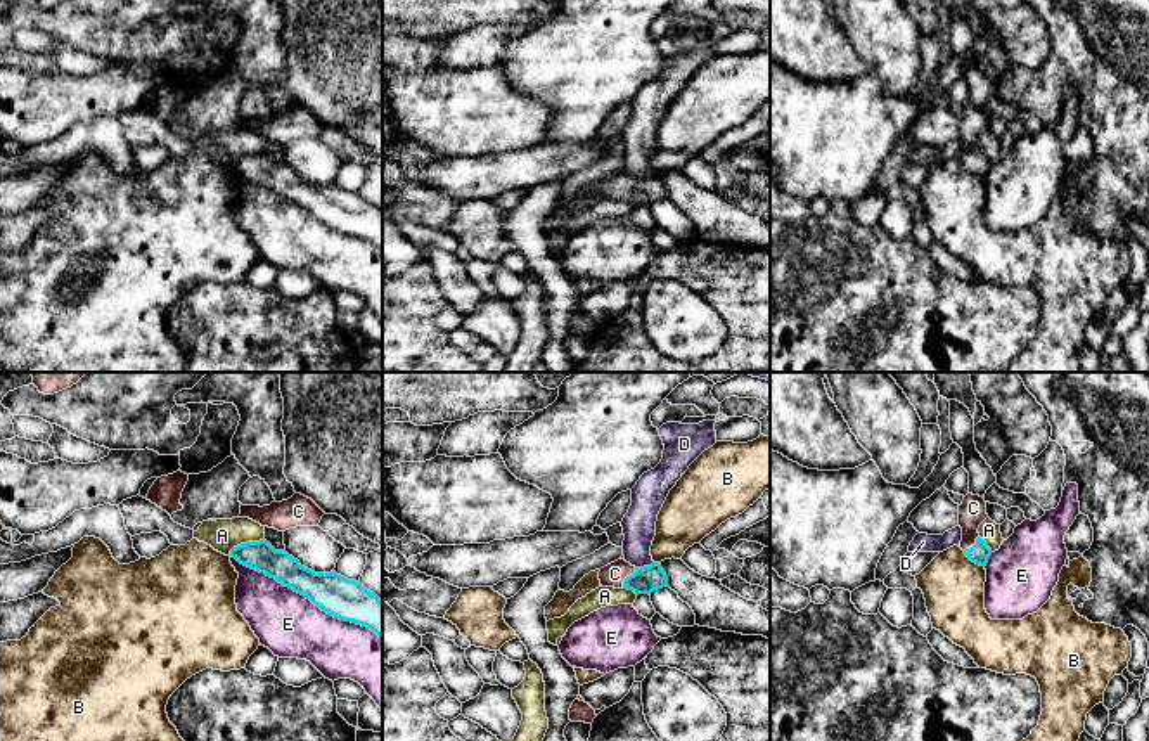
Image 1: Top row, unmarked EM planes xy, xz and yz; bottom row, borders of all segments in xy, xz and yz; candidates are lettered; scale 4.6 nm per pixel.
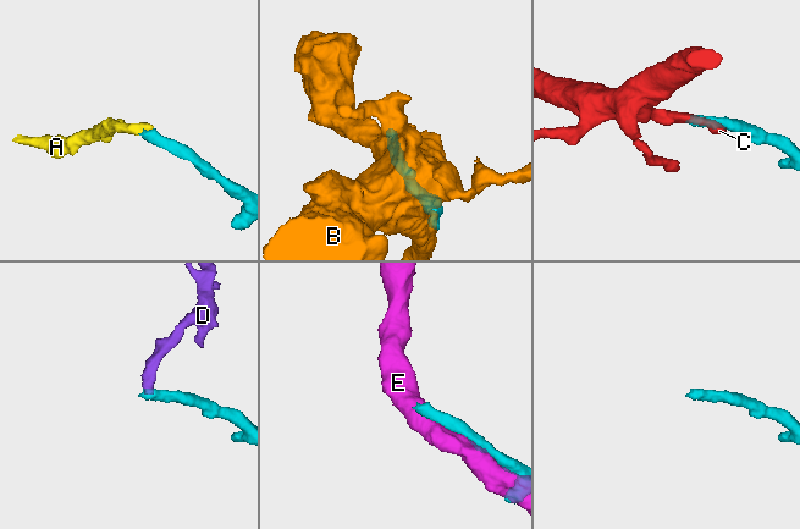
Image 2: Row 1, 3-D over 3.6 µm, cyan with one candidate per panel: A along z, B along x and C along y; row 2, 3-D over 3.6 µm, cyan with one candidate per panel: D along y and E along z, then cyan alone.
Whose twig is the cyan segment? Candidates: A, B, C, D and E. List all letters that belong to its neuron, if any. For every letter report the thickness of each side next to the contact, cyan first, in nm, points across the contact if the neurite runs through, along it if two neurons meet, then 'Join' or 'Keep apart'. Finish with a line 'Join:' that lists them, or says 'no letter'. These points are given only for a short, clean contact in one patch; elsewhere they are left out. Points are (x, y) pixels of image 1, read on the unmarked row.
A: Thickness 140 nm (cyan) against 150 nm. Boundary: xy (262, 151), (241, 154), (229, 167). Keep apart
B: Thickness 100 nm (cyan) against 280 nm. Boundary: yz (962, 163), (983, 179). Keep apart
C: Thickness 120 nm (cyan) against 110 nm. Path across: xz (644, 193), (627, 189), (613, 187). Join
D: Thickness 120 nm (cyan) against 160 nm. Boundary: xz (653, 173), (635, 180). Keep apart
E: Thickness 190 nm (cyan) against 300 nm. Keep apart
Join: C

